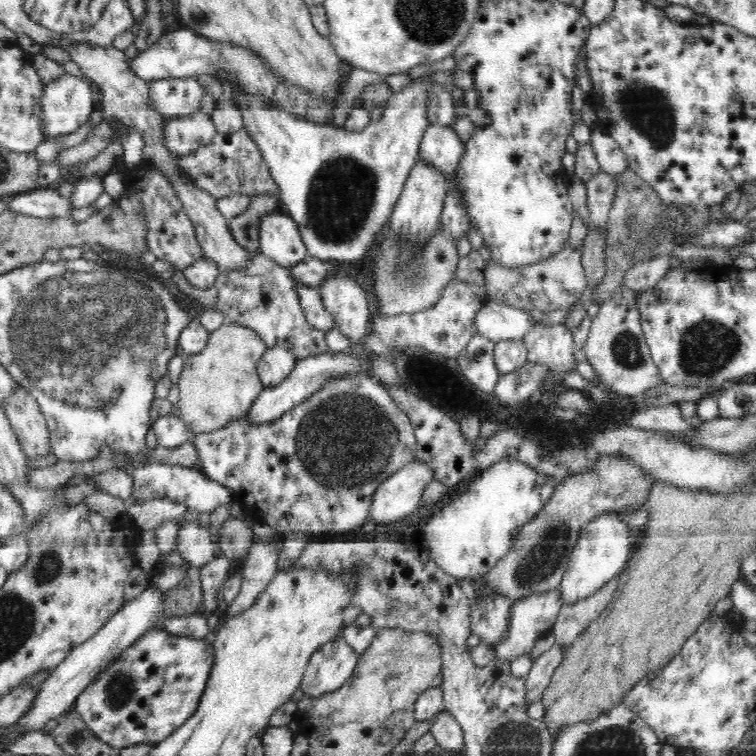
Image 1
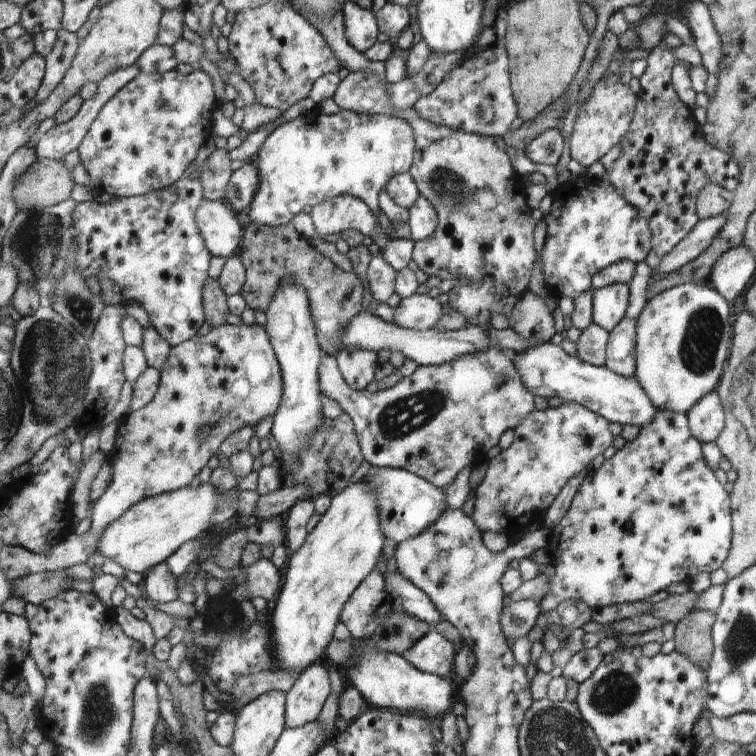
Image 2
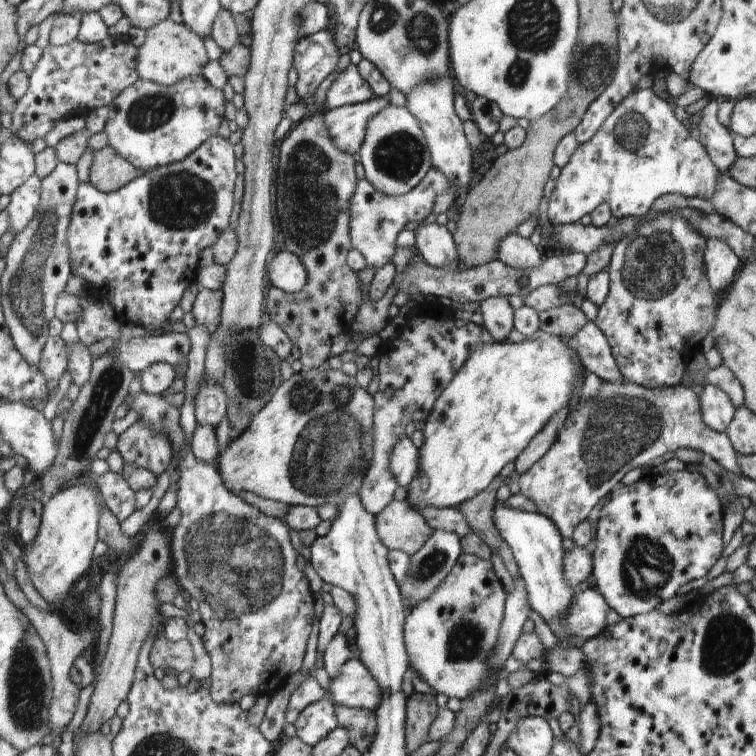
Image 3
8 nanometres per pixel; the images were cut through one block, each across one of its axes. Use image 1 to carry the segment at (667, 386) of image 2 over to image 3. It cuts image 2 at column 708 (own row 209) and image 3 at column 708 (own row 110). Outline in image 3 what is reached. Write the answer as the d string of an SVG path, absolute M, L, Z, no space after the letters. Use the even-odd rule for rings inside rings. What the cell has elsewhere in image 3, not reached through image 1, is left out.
M708 239L704 265L707 270L707 281L712 286L730 286L738 270L738 257L733 248L723 240ZM706 382L697 392L704 422L716 432L724 433L734 420L734 404L731 397L723 389Z

